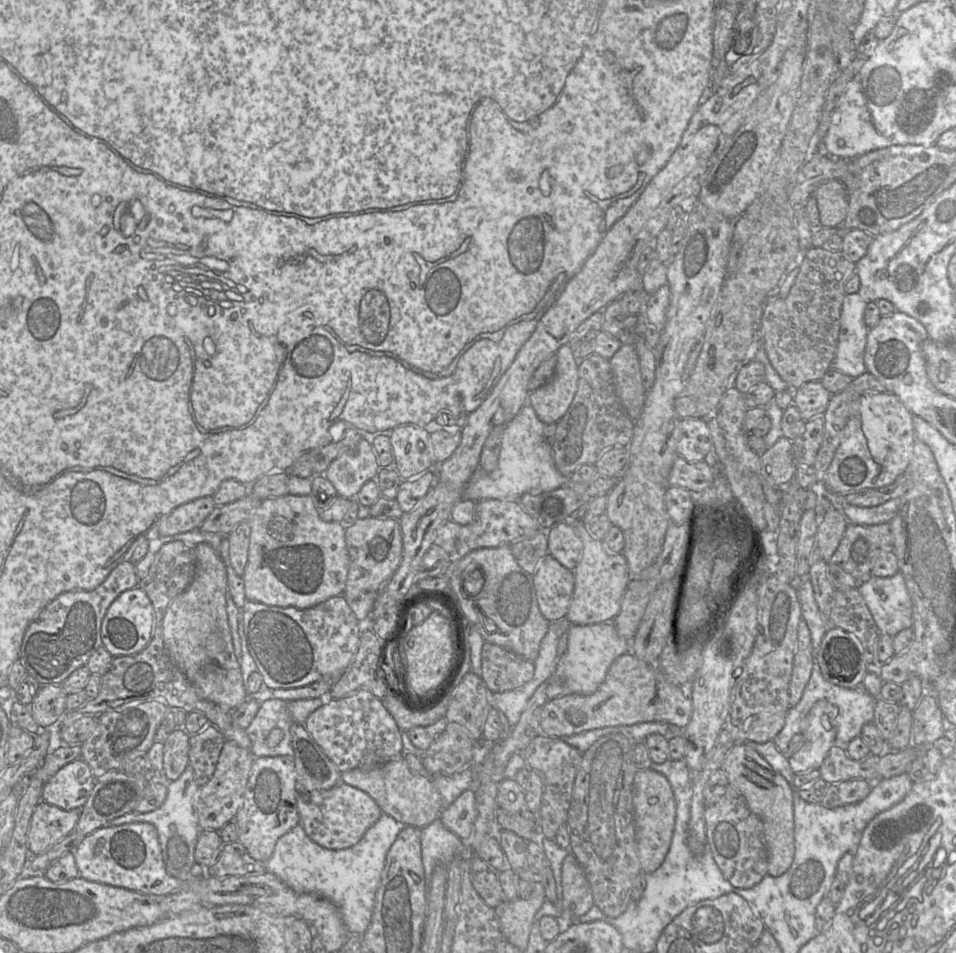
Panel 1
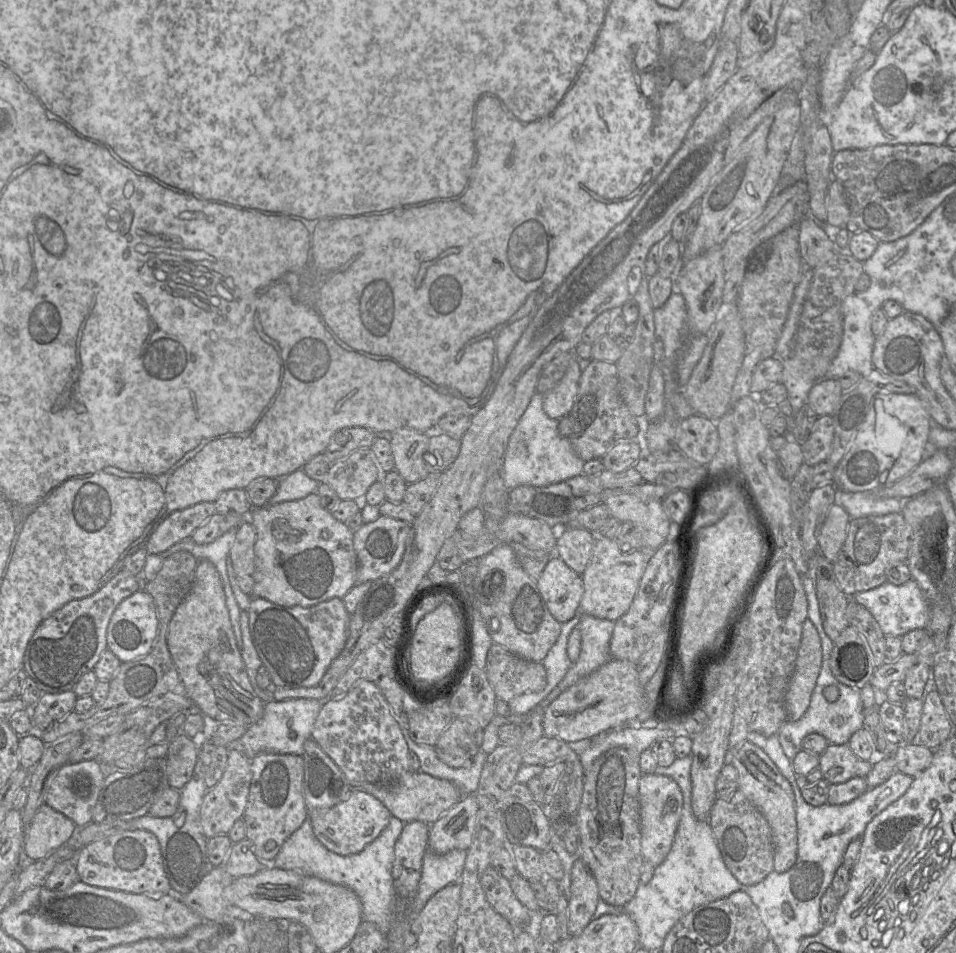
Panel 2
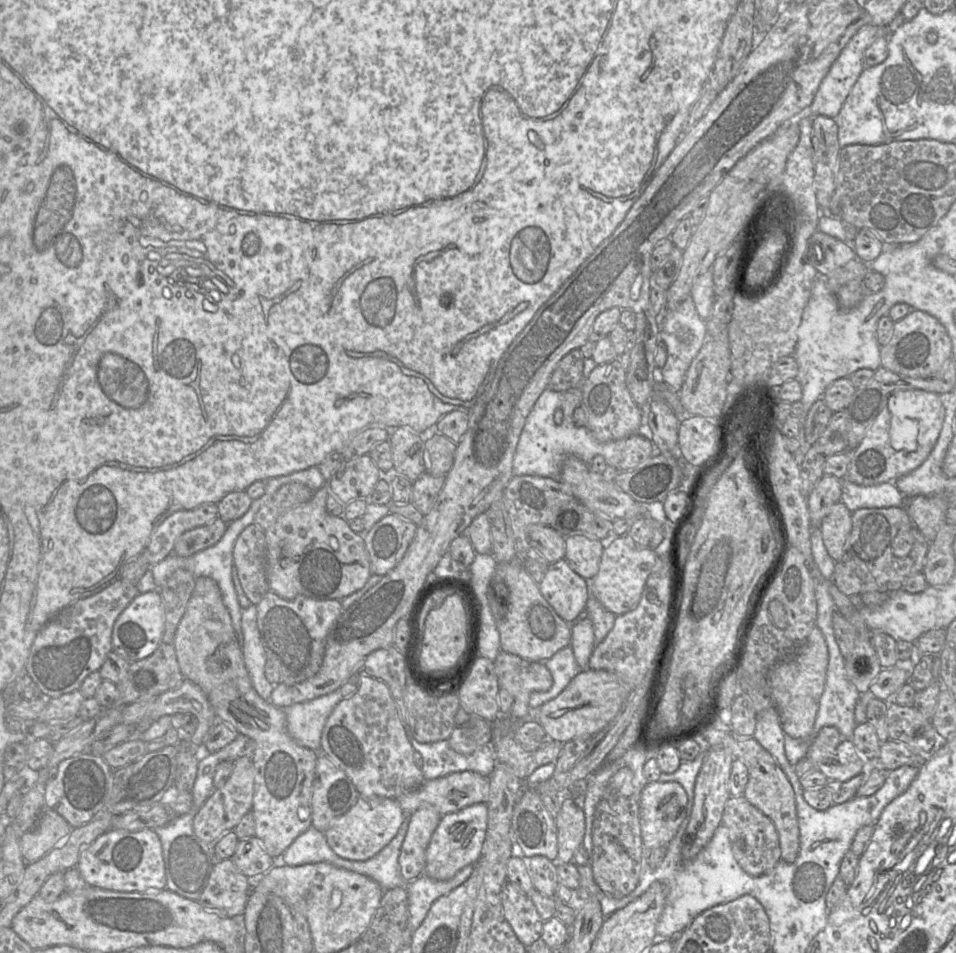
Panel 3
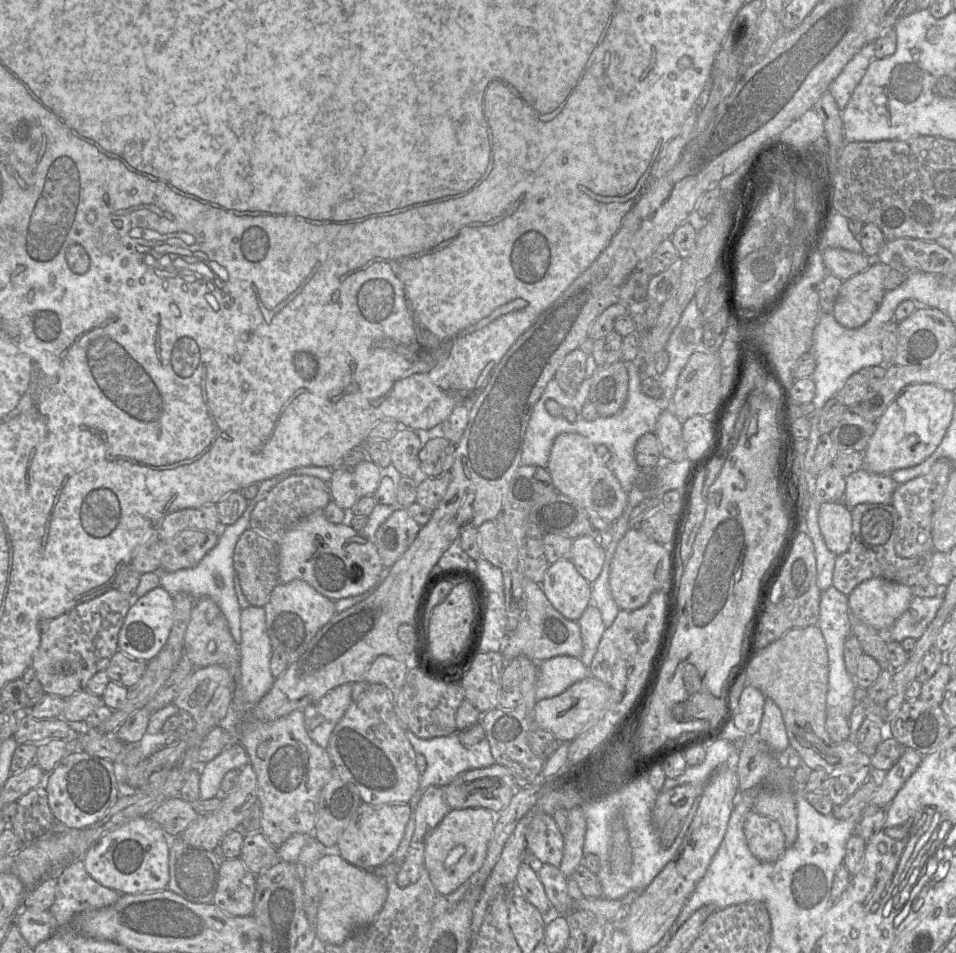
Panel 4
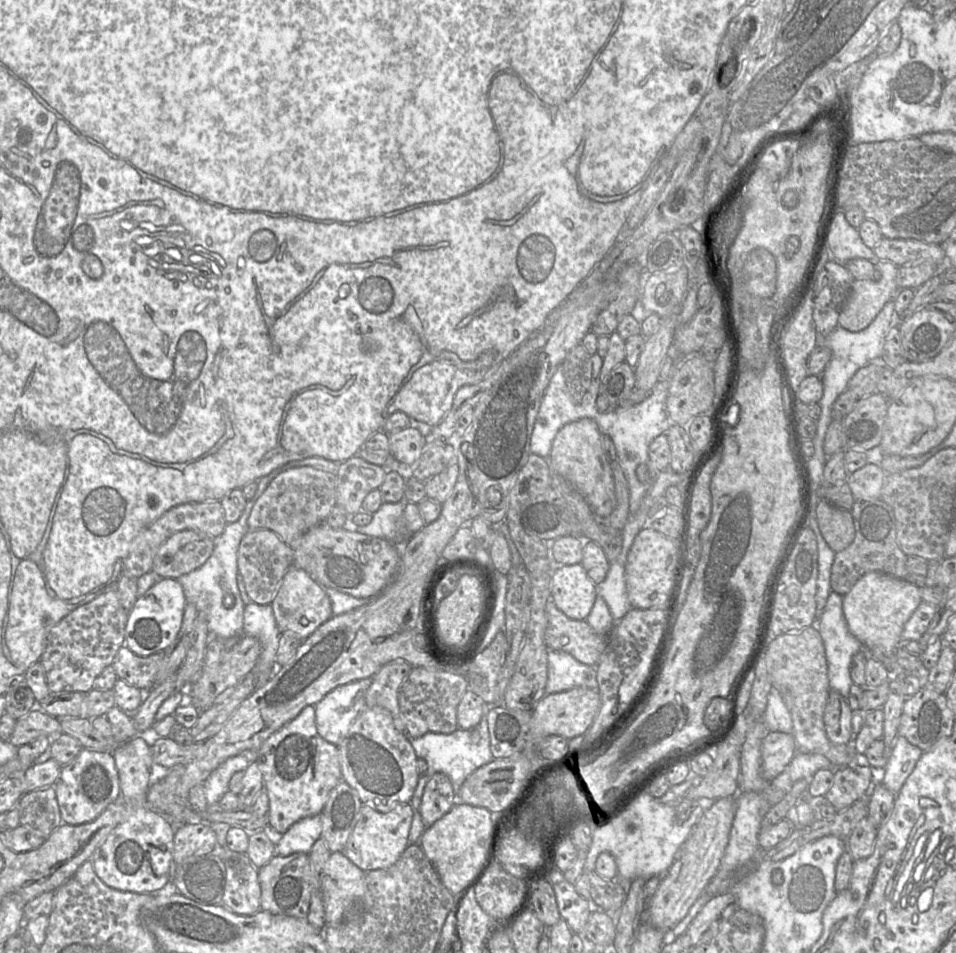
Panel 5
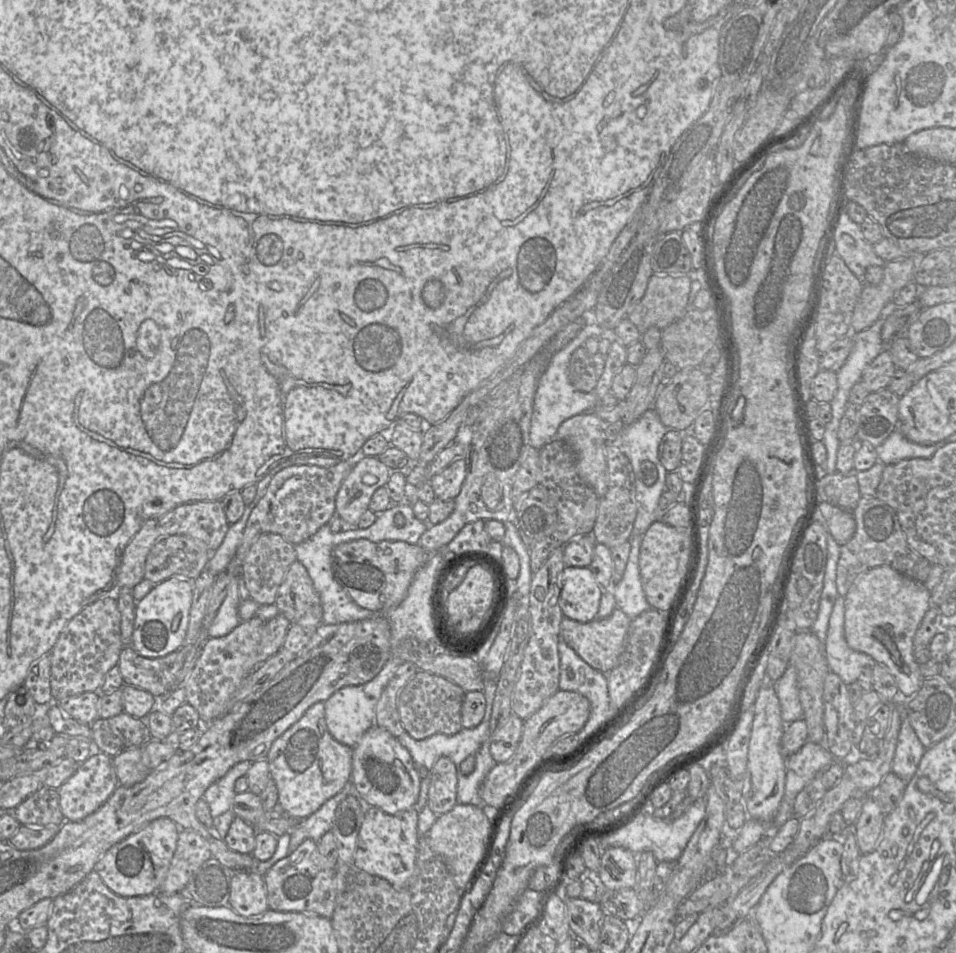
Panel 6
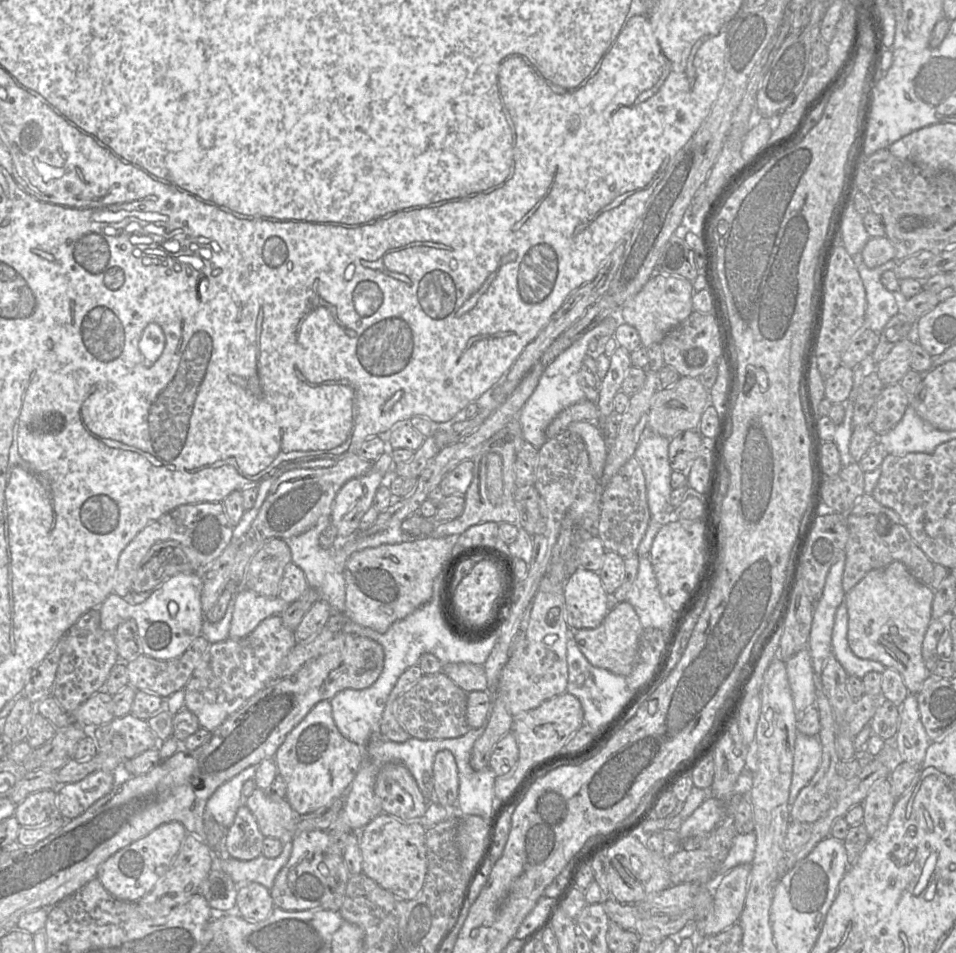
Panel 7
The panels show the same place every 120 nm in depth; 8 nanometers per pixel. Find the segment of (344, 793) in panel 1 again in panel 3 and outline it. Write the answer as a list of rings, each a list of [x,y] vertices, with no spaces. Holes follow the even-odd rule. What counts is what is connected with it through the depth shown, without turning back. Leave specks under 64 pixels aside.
[[[382,796],[361,797],[324,832],[330,848],[341,858],[365,861],[379,853],[397,834],[405,812],[396,799]]]

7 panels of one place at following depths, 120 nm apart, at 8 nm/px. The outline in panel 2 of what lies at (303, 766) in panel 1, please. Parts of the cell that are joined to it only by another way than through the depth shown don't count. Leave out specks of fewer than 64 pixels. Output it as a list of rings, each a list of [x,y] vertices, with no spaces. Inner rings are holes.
[[[310,737],[303,749],[303,794],[308,818],[313,811],[333,807],[352,791],[346,776],[335,762]]]

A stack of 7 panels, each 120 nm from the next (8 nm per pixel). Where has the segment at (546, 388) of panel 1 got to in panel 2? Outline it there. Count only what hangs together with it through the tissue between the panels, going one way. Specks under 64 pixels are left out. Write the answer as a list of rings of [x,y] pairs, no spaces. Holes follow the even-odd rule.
[[[573,354],[558,385],[543,395],[543,409],[547,416],[560,420],[570,414],[579,391],[581,373],[578,358]]]

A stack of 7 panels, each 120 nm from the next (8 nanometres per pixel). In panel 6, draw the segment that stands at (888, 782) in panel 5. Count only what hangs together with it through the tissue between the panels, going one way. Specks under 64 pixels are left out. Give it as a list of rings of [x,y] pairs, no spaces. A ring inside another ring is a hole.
[[[904,707],[891,771],[905,783],[910,782],[916,773],[926,749],[911,726]]]

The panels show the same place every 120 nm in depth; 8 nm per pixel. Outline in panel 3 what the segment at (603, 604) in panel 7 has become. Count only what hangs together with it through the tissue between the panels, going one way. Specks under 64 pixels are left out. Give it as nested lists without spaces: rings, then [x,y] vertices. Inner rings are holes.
[[[566,559],[550,564],[538,585],[546,601],[566,622],[573,622],[586,608],[590,582],[579,576]]]

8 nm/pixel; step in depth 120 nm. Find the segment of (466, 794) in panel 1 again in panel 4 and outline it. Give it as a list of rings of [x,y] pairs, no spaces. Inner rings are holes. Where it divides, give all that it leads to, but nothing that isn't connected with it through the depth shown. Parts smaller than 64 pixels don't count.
[[[481,807],[451,809],[431,832],[425,844],[424,867],[439,894],[454,892],[480,870],[499,813]]]

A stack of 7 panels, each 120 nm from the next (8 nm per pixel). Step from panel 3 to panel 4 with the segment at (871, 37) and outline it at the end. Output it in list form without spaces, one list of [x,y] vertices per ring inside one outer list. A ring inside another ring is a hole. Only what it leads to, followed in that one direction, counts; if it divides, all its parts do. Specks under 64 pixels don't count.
[[[874,43],[864,45],[830,84],[828,91],[834,97],[841,111],[849,102],[854,89],[864,76],[870,62],[874,59],[874,54]]]

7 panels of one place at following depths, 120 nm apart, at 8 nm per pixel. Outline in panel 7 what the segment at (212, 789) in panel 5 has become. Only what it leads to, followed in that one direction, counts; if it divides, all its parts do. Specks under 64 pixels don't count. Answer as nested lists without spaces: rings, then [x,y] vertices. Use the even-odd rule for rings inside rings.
[[[250,766],[222,784],[207,801],[206,816],[212,817],[226,832],[243,804],[242,786],[247,780],[254,778],[256,767]]]

